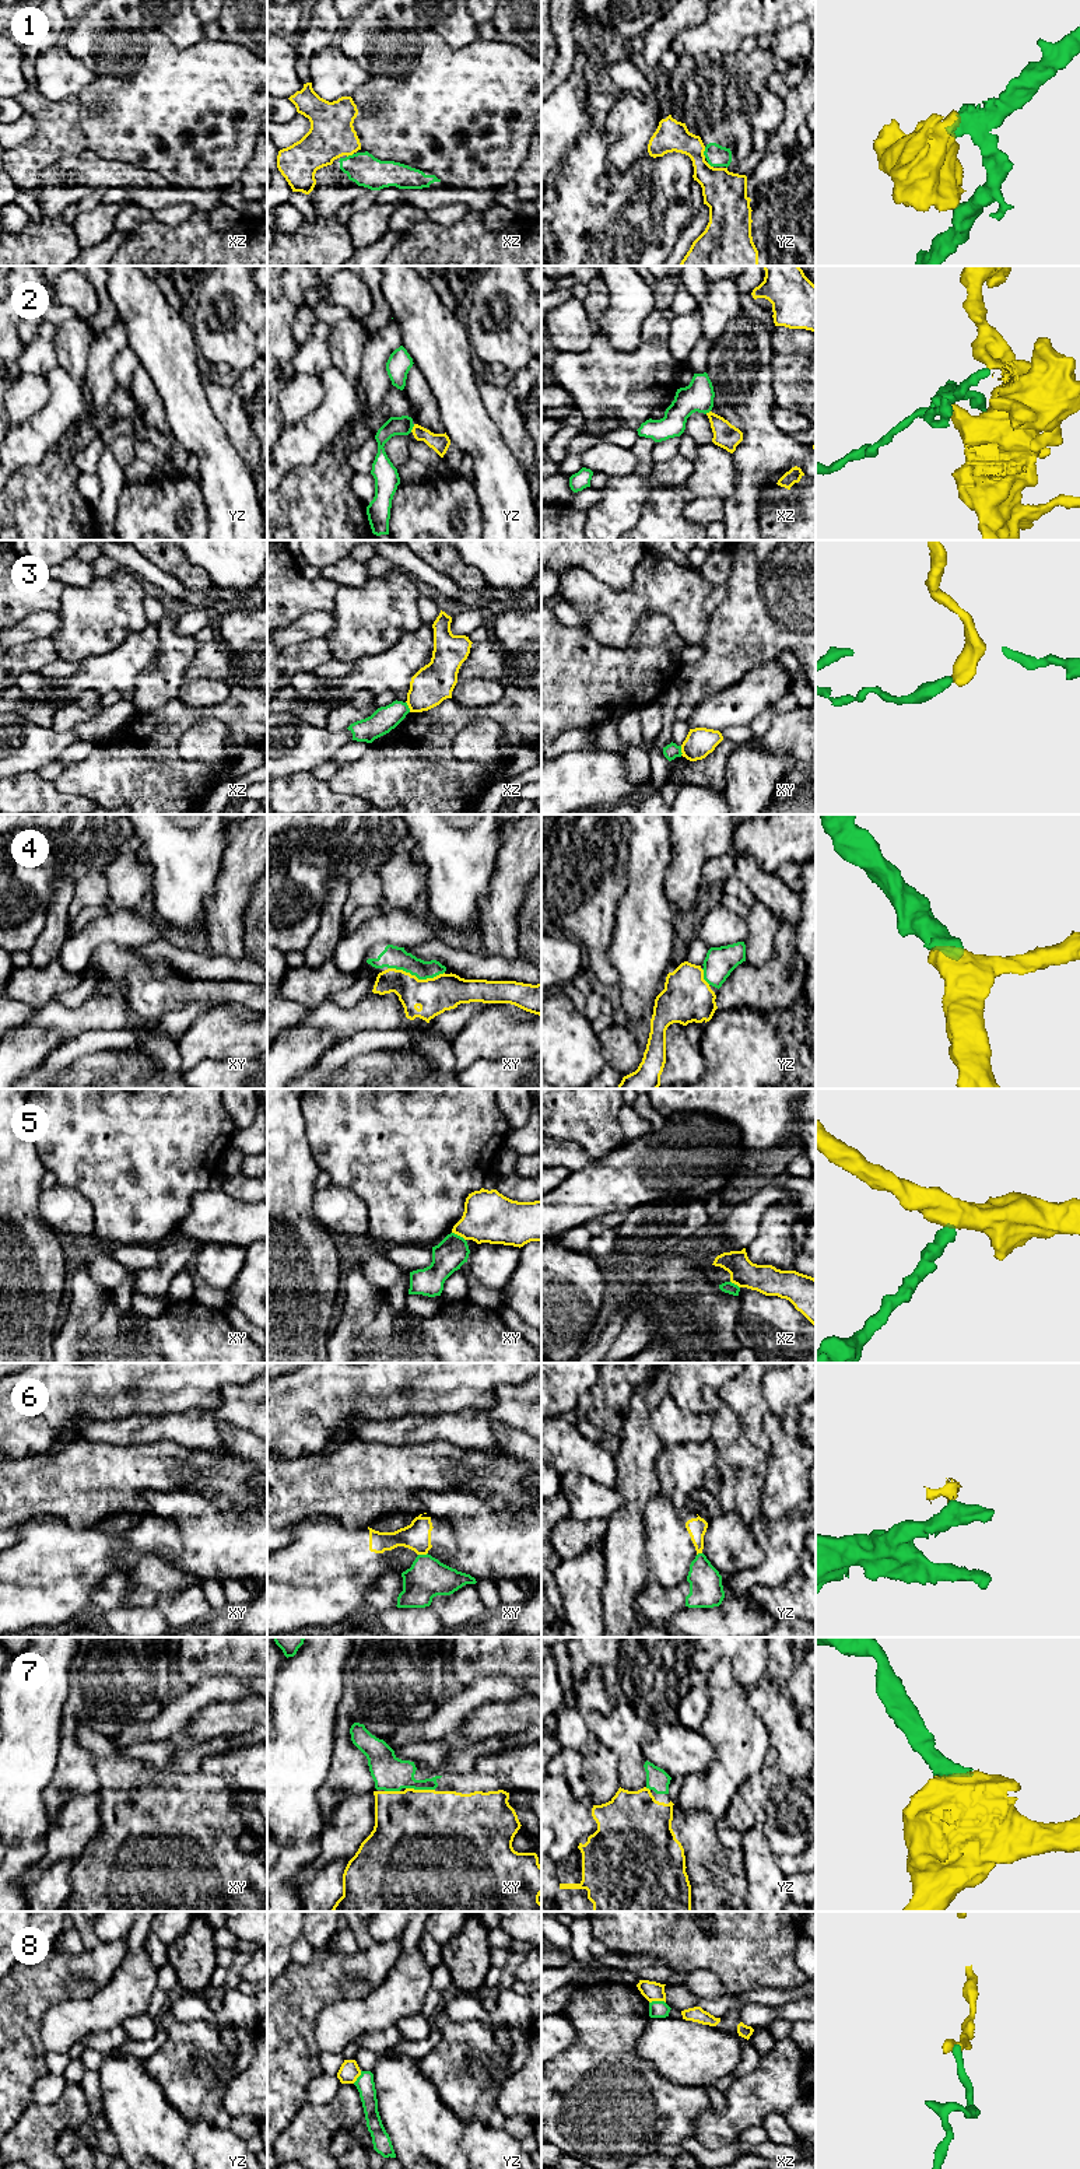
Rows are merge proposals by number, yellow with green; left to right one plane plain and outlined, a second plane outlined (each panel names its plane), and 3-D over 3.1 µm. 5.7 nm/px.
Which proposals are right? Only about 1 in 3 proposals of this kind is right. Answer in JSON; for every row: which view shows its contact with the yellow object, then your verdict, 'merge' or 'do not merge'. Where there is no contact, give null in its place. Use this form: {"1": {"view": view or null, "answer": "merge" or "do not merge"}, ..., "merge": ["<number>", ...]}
{"1": {"view": "yz", "answer": "do not merge"}, "2": {"view": "yz", "answer": "do not merge"}, "3": {"view": "xz", "answer": "do not merge"}, "4": {"view": "xy", "answer": "merge"}, "5": {"view": "xy", "answer": "do not merge"}, "6": {"view": "xy", "answer": "do not merge"}, "7": {"view": "xy", "answer": "merge"}, "8": {"view": "xz", "answer": "do not merge"}, "merge": ["4", "7"]}

